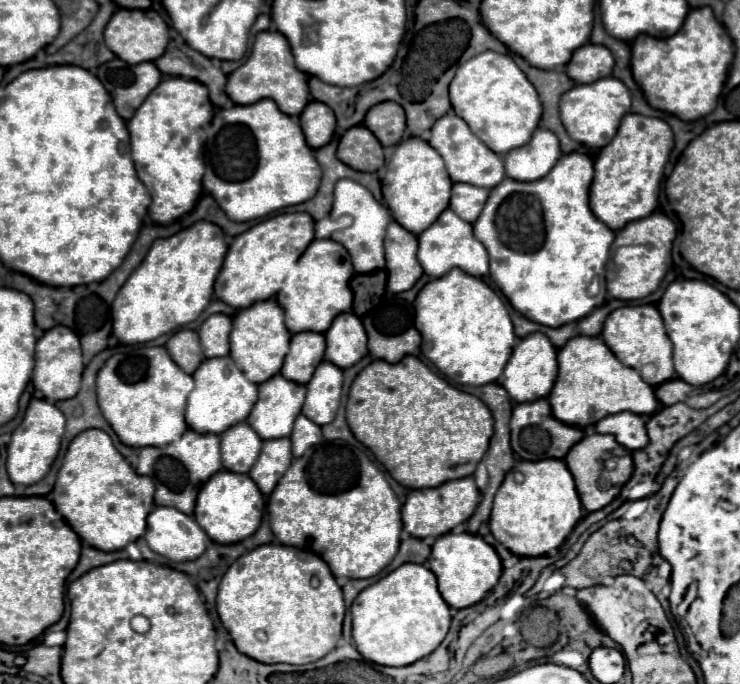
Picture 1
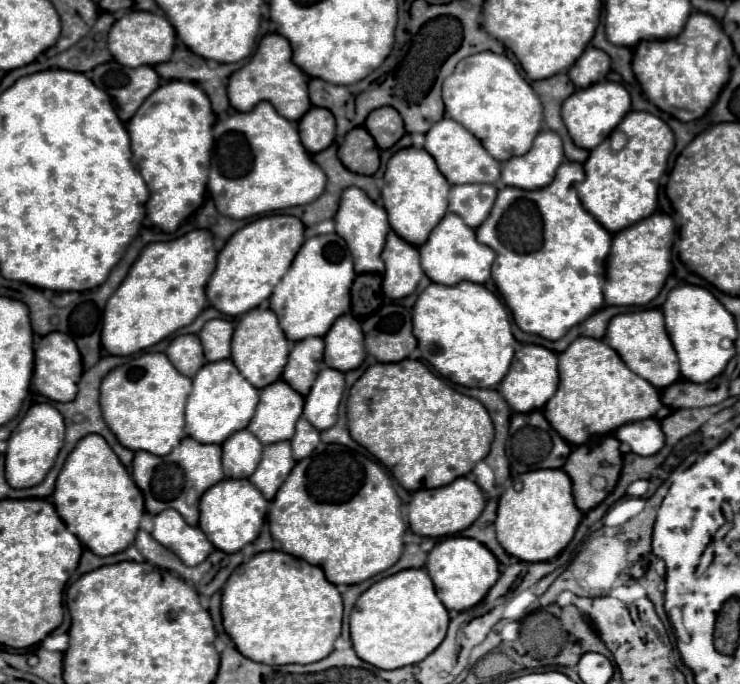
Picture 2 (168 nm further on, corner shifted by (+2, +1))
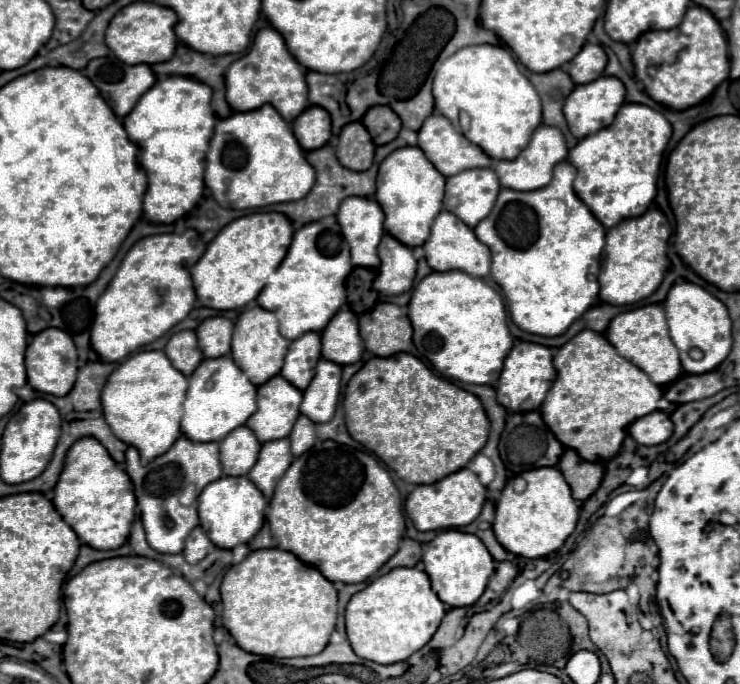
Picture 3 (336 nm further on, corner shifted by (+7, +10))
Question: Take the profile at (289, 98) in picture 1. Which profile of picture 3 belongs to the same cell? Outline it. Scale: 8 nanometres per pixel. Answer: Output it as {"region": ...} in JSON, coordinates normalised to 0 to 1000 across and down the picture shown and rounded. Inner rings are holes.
{"region":[[[355,41],[347,47],[339,73],[309,96],[304,108],[305,146],[318,164],[366,152],[388,178],[393,178],[415,158],[412,105],[415,102],[391,79],[380,50],[369,41]]]}

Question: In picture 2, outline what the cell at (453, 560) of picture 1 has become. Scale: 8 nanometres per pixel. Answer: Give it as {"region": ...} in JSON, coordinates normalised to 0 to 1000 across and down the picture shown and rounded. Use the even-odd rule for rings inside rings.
{"region":[[[622,782],[605,785],[586,797],[586,803],[578,808],[576,835],[584,844],[589,867],[605,893],[630,893],[649,882],[676,841],[670,814],[643,788]]]}

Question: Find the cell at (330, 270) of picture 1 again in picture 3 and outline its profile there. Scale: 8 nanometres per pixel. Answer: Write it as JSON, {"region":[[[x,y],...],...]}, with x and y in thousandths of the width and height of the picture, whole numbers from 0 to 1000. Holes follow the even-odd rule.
{"region":[[[436,325],[412,327],[399,339],[385,380],[353,424],[347,442],[353,450],[374,459],[377,482],[391,497],[399,497],[412,485],[434,485],[450,459],[466,444],[466,406],[474,392],[472,357],[461,345],[455,325],[447,330]]]}

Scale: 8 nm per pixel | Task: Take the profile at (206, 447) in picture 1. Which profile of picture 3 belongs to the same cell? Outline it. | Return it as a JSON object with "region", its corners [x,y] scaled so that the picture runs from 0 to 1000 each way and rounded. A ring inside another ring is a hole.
{"region":[[[245,637],[223,664],[207,670],[204,675],[193,678],[188,658],[174,652],[169,687],[180,702],[185,740],[191,749],[191,760],[199,778],[199,792],[207,804],[218,810],[242,810],[247,804],[247,792],[253,781],[269,766],[266,740],[247,740],[242,734],[242,719],[253,708],[264,708],[266,713],[277,713],[282,705],[296,702],[301,696],[299,675],[296,675],[296,649],[293,646],[261,646]],[[223,757],[234,760],[234,772],[223,769]]]}

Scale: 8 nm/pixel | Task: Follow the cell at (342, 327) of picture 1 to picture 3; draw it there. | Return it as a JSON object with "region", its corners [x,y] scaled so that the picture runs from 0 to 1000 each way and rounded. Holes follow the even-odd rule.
{"region":[[[464,450],[458,453],[447,468],[445,477],[434,485],[436,500],[436,523],[455,529],[461,535],[480,532],[491,518],[491,503],[485,494],[485,477],[482,462]]]}

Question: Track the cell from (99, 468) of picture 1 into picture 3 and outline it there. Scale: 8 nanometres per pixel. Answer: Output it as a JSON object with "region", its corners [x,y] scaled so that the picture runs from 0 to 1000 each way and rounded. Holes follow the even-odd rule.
{"region":[[[109,640],[88,667],[88,687],[72,713],[72,737],[82,757],[101,775],[109,792],[131,804],[155,804],[169,795],[182,757],[180,705],[169,687],[158,684],[136,646]]]}

